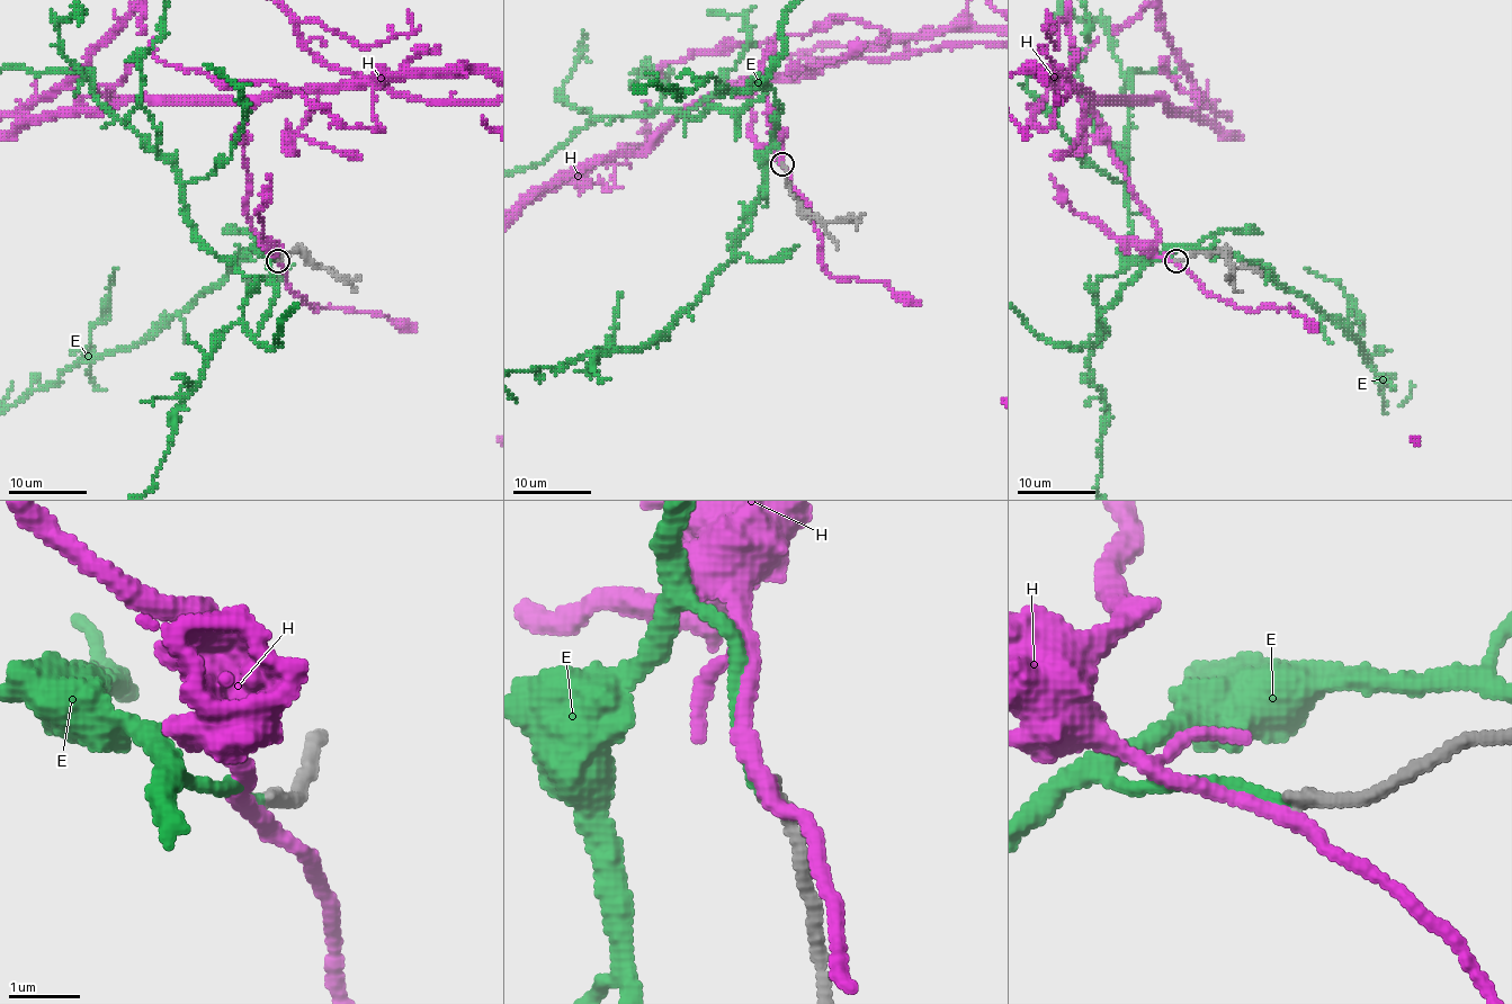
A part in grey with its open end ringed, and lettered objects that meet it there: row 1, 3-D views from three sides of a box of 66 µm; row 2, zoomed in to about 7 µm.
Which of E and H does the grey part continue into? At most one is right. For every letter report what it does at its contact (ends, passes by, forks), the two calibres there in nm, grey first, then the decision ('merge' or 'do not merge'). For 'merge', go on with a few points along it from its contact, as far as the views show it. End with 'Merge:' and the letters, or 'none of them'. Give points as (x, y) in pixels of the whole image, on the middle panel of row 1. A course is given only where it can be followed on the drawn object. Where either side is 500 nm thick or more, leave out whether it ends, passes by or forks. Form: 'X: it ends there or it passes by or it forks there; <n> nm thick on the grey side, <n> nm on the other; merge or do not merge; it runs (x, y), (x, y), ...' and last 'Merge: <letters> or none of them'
E: it ends there; 200 nm thick on the grey side, 170 nm on the other; merge
H: it passes by; 200 nm thick on the grey side, 220 nm on the other; do not merge
Merge: E

